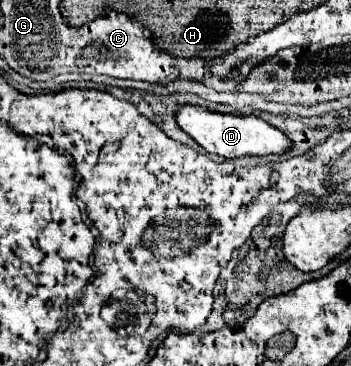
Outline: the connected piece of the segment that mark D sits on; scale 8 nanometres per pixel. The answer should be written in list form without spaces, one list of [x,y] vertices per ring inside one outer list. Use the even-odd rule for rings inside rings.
[[[181,105],[175,113],[177,125],[193,137],[207,153],[235,159],[243,155],[267,155],[267,153],[283,153],[291,147],[291,141],[273,125],[267,121],[255,117],[255,115],[227,115],[227,113],[215,113],[201,105]]]

